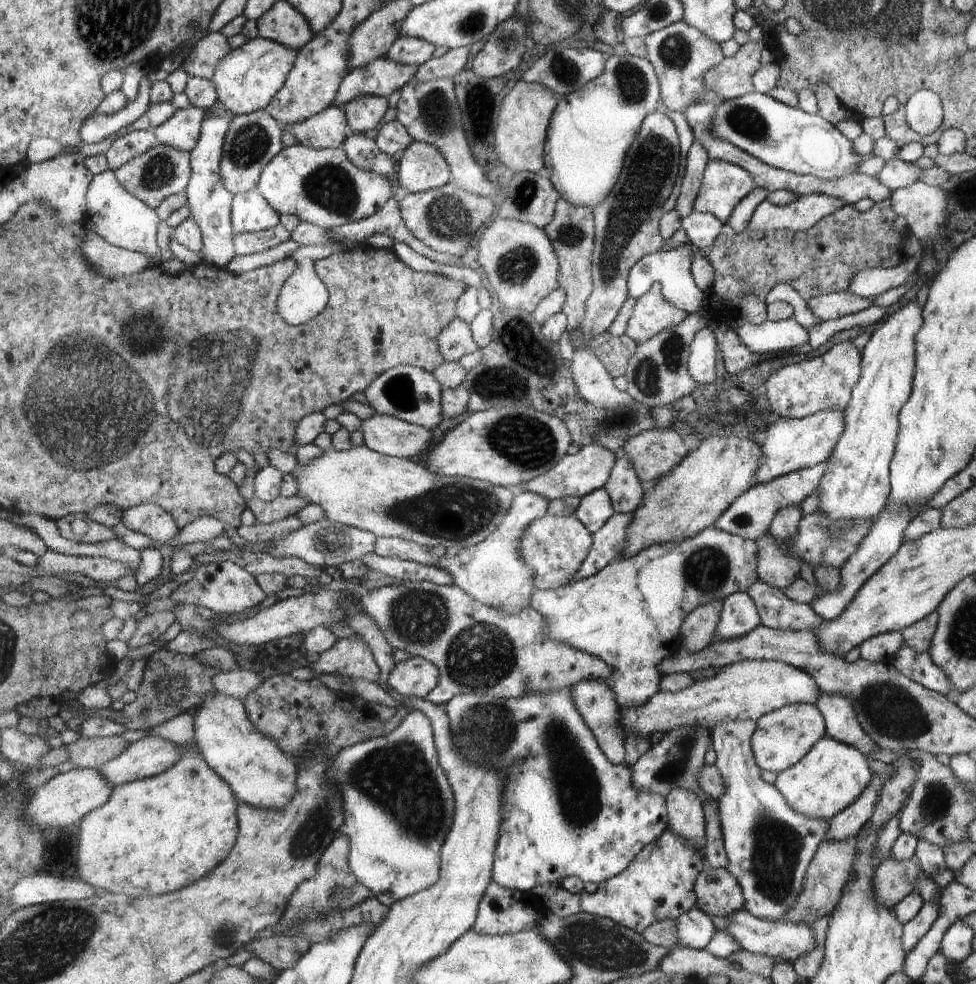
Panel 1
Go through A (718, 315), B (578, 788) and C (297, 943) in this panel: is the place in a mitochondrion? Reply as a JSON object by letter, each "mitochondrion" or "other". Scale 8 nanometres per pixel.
{"A":"other","B":"mitochondrion","C":"other"}

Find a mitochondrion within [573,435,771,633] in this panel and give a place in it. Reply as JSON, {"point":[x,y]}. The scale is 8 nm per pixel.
{"point":[706,570]}

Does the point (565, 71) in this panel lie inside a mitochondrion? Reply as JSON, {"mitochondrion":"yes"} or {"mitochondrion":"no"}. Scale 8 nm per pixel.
{"mitochondrion":"yes"}

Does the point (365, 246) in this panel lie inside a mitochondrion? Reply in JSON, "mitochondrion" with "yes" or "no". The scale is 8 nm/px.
{"mitochondrion":"no"}

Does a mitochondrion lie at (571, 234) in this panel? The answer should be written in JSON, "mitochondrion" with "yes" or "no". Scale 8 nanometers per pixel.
{"mitochondrion":"yes"}

